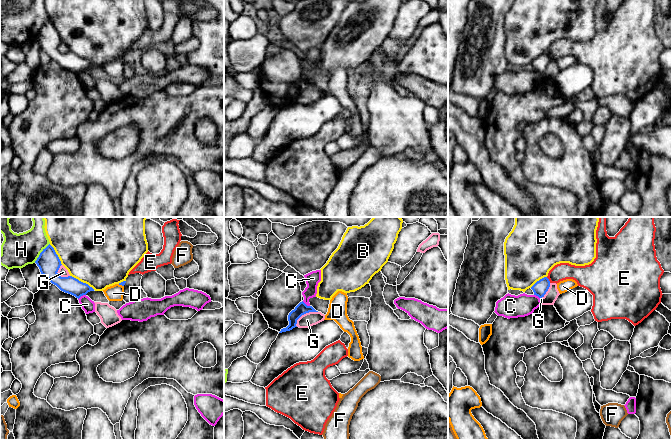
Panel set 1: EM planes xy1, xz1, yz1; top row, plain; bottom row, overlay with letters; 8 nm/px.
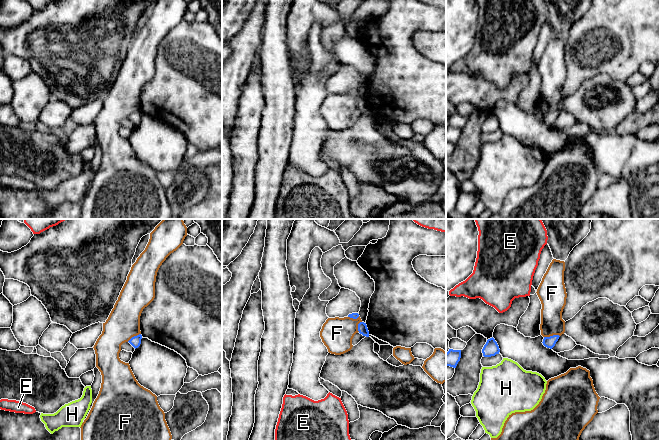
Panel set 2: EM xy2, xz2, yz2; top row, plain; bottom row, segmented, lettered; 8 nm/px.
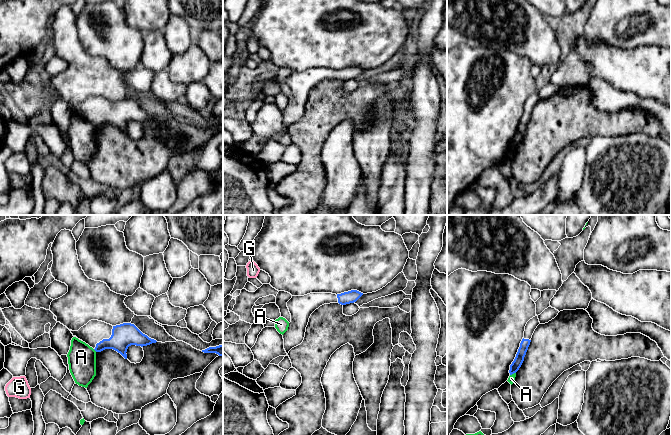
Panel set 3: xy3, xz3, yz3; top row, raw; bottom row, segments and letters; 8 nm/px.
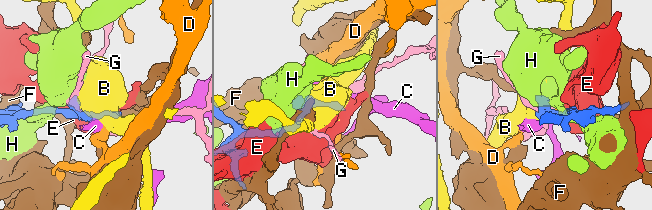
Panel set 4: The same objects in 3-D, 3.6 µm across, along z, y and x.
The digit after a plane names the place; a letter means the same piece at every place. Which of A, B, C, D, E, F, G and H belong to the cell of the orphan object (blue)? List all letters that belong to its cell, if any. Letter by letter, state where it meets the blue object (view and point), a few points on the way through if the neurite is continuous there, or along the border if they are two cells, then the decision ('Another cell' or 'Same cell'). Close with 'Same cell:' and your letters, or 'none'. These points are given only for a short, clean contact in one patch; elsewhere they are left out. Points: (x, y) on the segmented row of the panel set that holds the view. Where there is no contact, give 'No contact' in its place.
A: Touches blue at yz3 (512, 373). Another cell
B: Touches blue at xy1 (82, 282). Another cell
C: Touches blue at xy1 (81, 295). Boundary: xy1 (85, 294), (78, 299). Another cell
D: Touches blue at xy1 (121, 284). Another cell
E: Touches blue at yz1 (548, 280). Another cell
F: Touches blue at yz2 (551, 336). Boundary: yz2 (559, 335), (544, 337). Another cell
G: Touches blue at xz1 (304, 313). Another cell
H: Touches blue at xy1 (40, 253). Another cell
Same cell: none

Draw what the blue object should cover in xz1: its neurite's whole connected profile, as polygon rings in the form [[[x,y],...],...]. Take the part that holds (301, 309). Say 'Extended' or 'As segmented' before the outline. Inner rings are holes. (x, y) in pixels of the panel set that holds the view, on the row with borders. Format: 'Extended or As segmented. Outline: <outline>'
As segmented. Outline: [[[303,301],[300,302],[294,310],[292,310],[288,315],[289,325],[286,328],[281,329],[279,333],[290,331],[297,327],[297,320],[304,314],[309,312],[318,312],[312,306],[307,306]]]

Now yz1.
As segmented. Outline: [[[544,277],[540,279],[539,281],[537,281],[531,287],[531,289],[533,290],[534,295],[538,296],[541,299],[542,297],[544,297],[549,287],[550,287],[550,281],[547,277]]]

